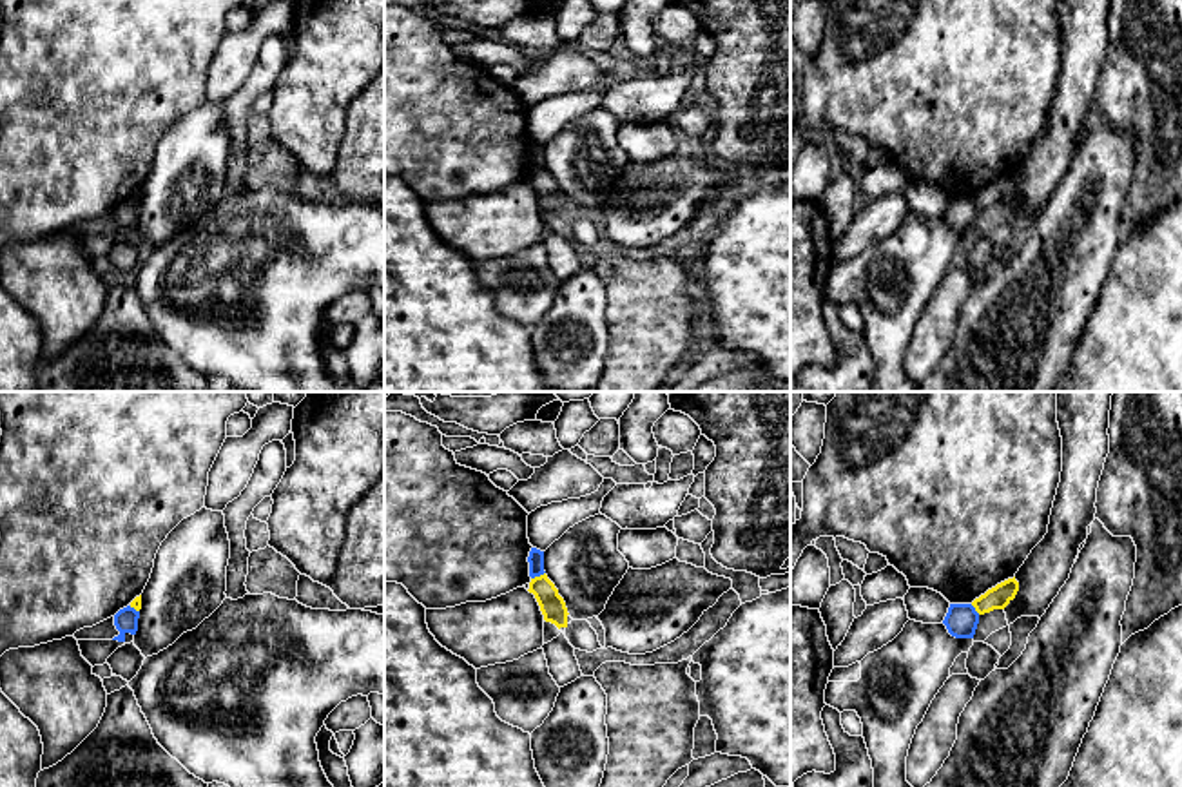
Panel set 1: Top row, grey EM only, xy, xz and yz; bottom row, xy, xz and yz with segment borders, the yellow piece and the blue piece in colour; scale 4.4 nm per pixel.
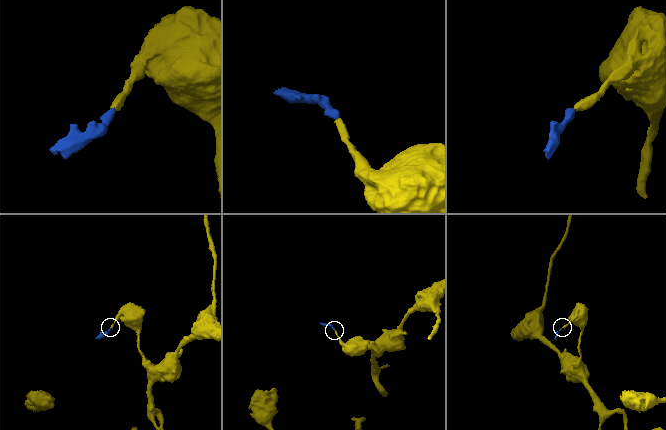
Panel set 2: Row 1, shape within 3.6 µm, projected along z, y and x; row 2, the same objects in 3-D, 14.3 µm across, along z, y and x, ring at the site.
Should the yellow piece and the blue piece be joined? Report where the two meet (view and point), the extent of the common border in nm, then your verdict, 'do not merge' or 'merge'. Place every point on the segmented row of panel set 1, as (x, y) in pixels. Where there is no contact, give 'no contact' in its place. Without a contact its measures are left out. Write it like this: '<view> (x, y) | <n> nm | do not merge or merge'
xz (537, 577) | 70 nm | do not merge

